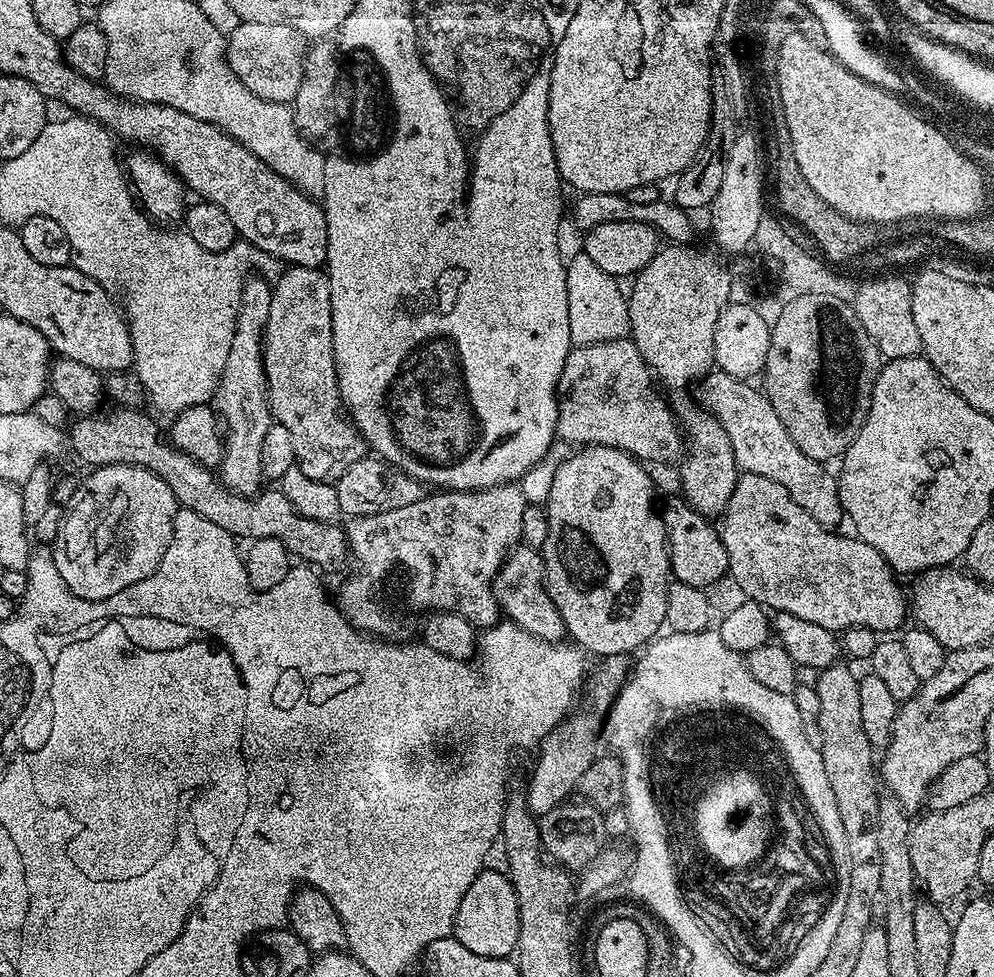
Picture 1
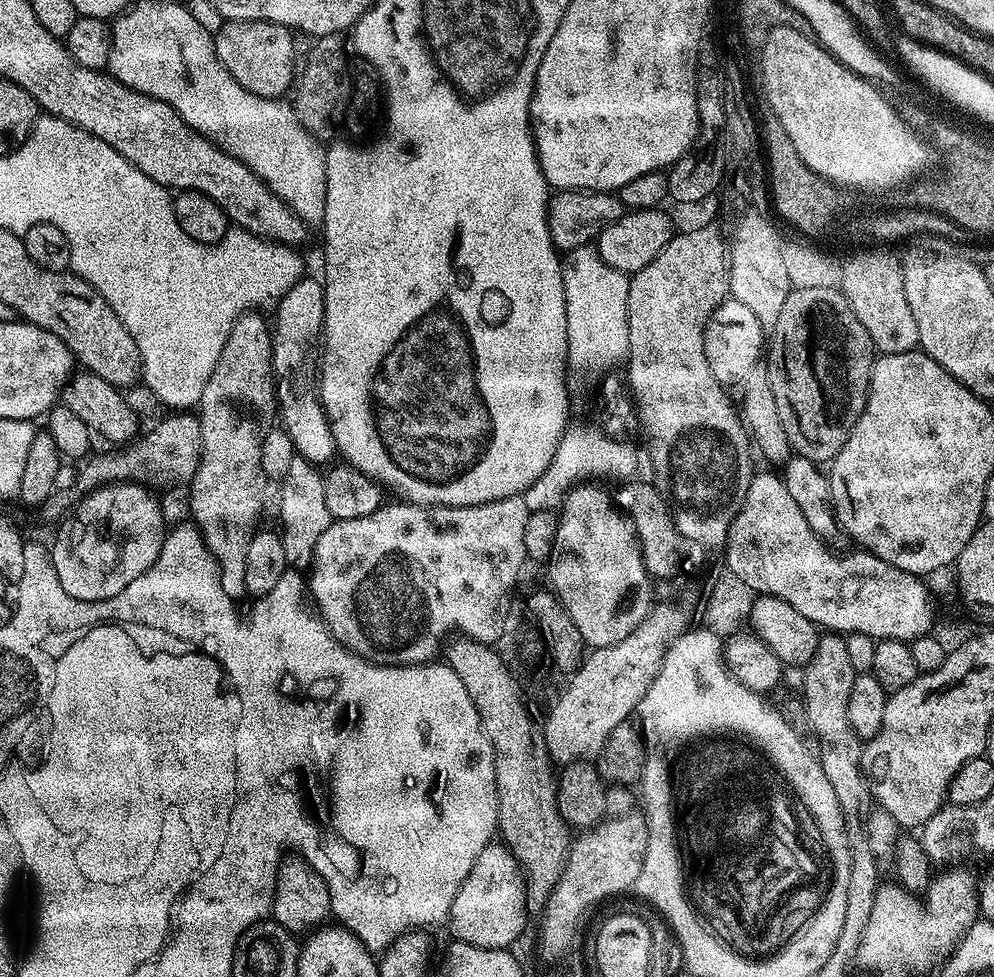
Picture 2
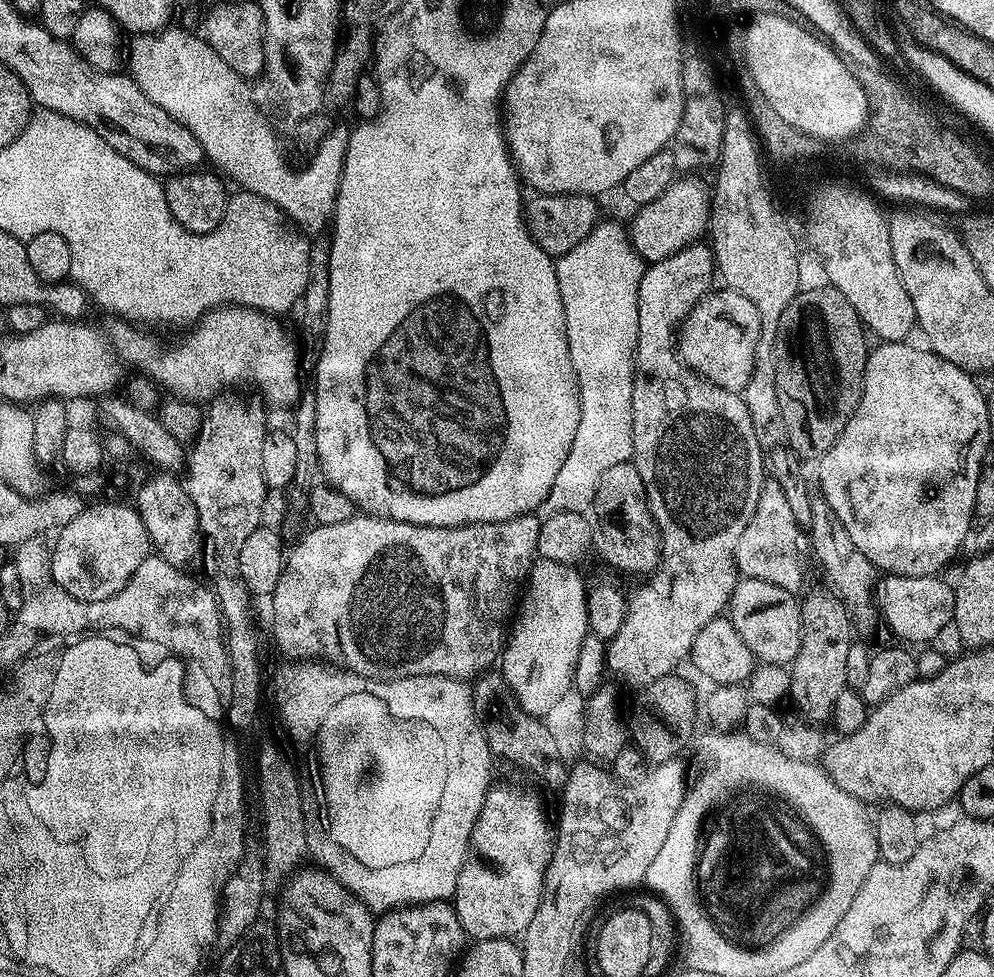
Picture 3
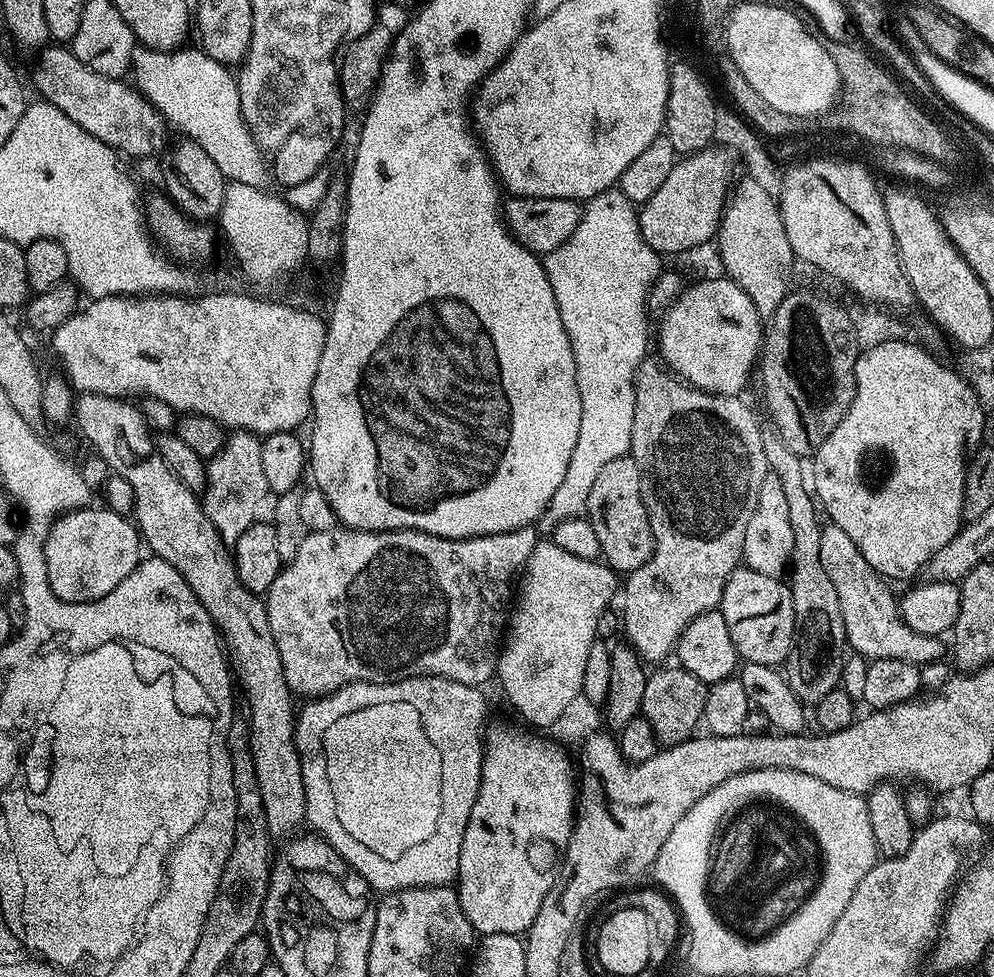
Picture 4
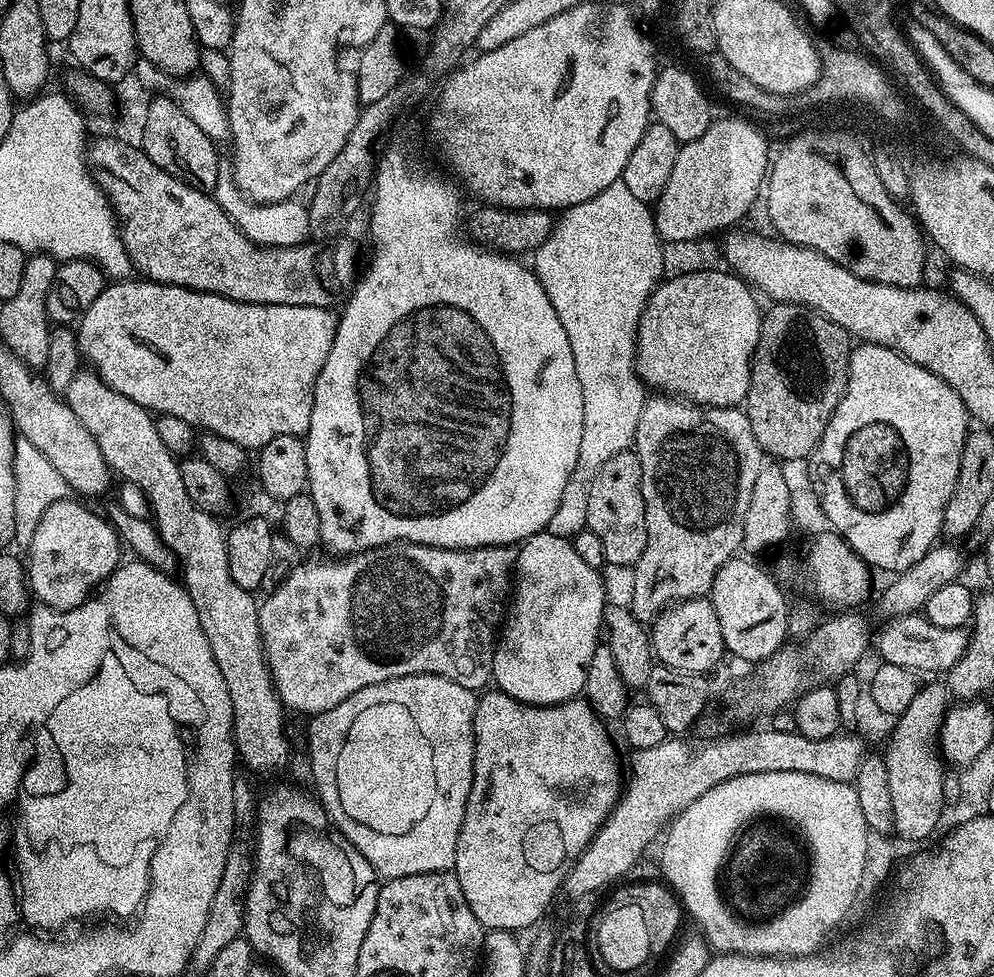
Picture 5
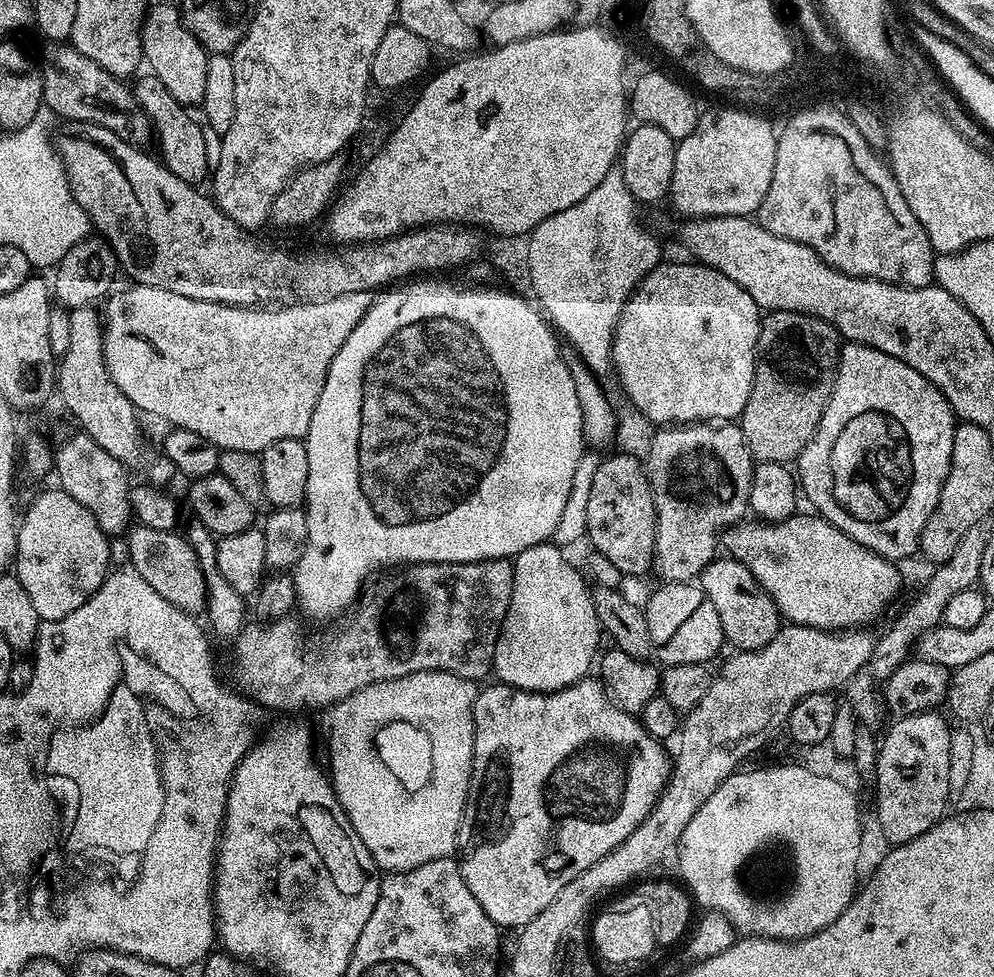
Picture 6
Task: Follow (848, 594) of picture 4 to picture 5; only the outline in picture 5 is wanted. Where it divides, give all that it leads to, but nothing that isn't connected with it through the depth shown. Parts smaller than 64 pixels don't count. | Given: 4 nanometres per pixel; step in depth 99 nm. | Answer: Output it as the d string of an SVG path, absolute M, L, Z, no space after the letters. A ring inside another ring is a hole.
M909 614L906 616L897 616L887 621L889 624L880 632L880 637L875 637L874 648L879 652L883 663L893 664L894 666L906 666L911 672L925 674L924 672L940 672L947 674L962 658L962 654L968 649L970 632L967 627L947 628L946 626L934 626L924 614Z

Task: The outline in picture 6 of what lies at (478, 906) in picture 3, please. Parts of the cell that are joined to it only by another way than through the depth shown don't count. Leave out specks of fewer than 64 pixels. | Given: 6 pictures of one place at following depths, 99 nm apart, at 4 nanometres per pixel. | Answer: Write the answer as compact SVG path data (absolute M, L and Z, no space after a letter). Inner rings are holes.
M583 678L568 688L556 692L527 692L508 687L501 682L493 682L489 688L481 687L476 694L476 704L472 707L472 783L468 785L468 800L464 804L464 817L460 823L459 843L464 848L464 857L459 857L460 873L474 898L486 910L486 914L501 929L519 930L529 924L578 874L590 870L608 852L612 852L651 814L656 807L661 792L664 791L670 775L670 752L661 741L653 738L633 713L624 711L613 702L599 679Z

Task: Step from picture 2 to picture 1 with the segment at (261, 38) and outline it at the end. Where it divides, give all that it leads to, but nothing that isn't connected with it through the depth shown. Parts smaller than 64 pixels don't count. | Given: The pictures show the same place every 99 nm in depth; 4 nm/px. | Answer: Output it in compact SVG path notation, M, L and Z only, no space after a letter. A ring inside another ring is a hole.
M242 22L226 37L228 64L238 81L266 102L291 105L298 94L298 86L302 86L304 59L310 47L308 37L298 34L298 30L293 30L290 26L269 26L266 22Z

